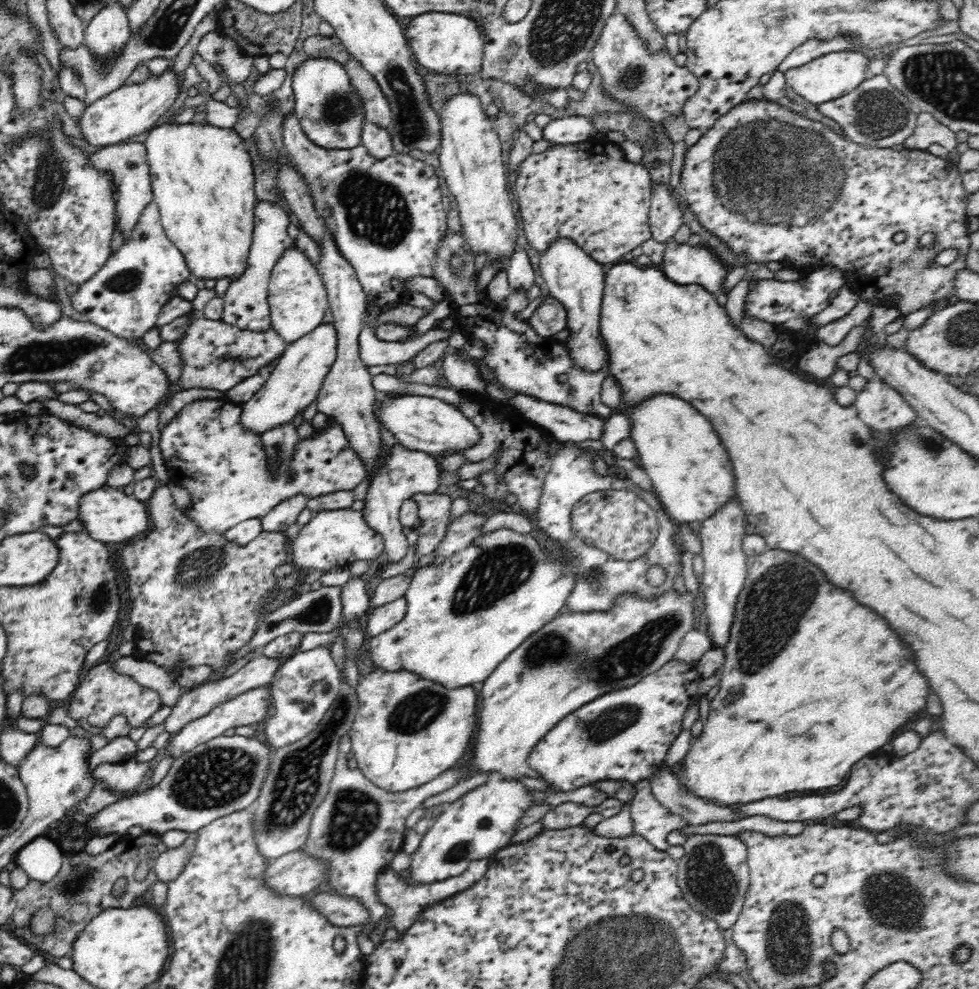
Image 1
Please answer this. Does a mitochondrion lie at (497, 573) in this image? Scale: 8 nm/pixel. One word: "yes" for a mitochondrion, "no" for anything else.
yes

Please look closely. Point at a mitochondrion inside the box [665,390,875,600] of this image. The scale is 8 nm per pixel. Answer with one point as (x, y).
(855, 439)

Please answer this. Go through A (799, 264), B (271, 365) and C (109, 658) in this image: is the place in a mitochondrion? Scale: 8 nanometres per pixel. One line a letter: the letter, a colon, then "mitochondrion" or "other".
A: other
B: other
C: other

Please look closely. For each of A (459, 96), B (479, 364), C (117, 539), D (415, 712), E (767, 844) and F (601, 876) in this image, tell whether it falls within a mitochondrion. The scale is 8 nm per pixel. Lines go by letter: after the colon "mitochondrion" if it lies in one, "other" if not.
A: other
B: other
C: other
D: mitochondrion
E: other
F: other

